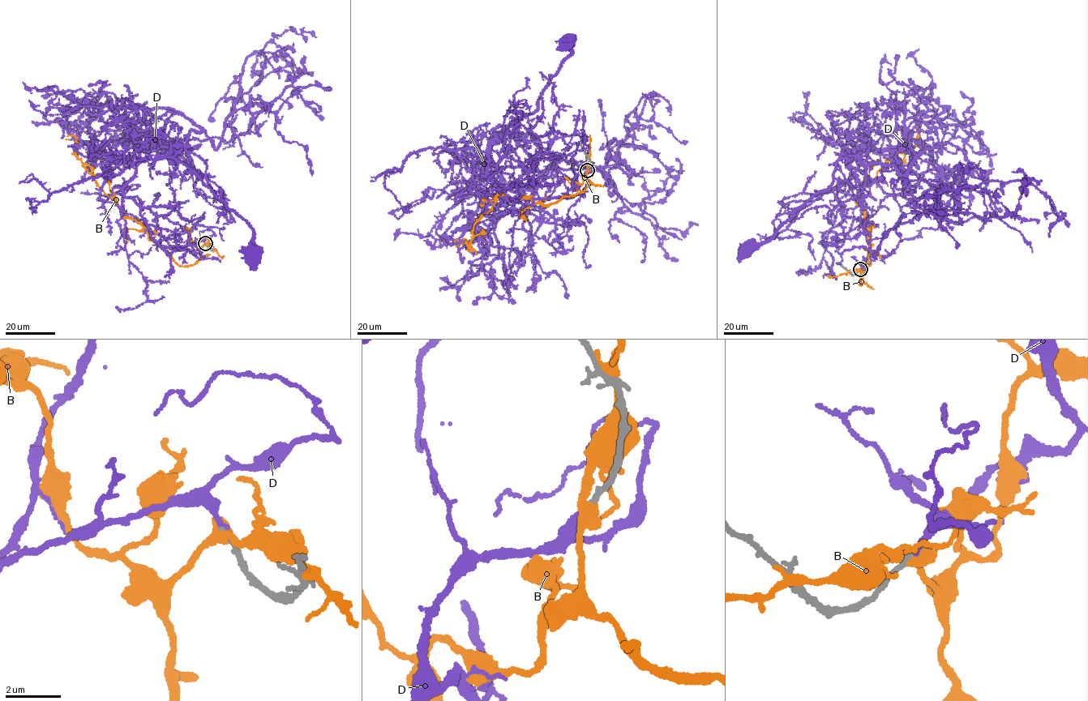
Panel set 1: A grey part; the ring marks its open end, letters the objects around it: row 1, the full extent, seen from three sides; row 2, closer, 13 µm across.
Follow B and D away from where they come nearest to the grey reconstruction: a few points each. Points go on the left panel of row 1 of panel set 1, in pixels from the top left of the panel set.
B: (205, 244), (199, 259), (180, 267), (143, 225), (124, 217), (114, 198), (76, 157), (76, 139), (66, 137)
D: (205, 243), (172, 246), (125, 214), (122, 186), (137, 164), (168, 156), (184, 164), (252, 228), (251, 254)

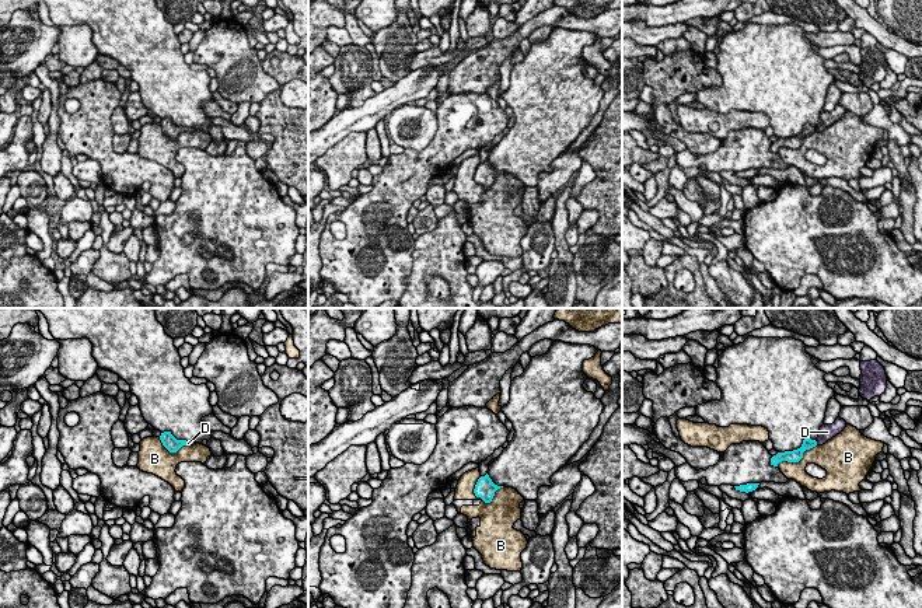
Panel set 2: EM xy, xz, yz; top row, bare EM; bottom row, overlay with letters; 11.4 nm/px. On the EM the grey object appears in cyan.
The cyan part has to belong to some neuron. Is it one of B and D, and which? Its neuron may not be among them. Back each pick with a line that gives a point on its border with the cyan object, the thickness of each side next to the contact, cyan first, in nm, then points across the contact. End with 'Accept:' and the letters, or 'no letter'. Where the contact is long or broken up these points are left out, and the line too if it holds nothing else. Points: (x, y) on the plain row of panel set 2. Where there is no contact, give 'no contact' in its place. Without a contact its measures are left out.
D: contact yz (816, 129); calibres 130 and 180 nm; way yz (807, 129), (816, 129), (827, 118)
Accept: D

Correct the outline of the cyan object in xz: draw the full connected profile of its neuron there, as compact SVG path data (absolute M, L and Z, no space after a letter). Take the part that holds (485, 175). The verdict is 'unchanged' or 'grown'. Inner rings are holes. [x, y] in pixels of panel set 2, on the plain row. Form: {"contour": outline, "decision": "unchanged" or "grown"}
{"contour": "M489 161L481 163L475 171L474 179L476 184L481 184L485 189L490 189L495 178L503 172L497 172L492 168Z", "decision": "unchanged"}

